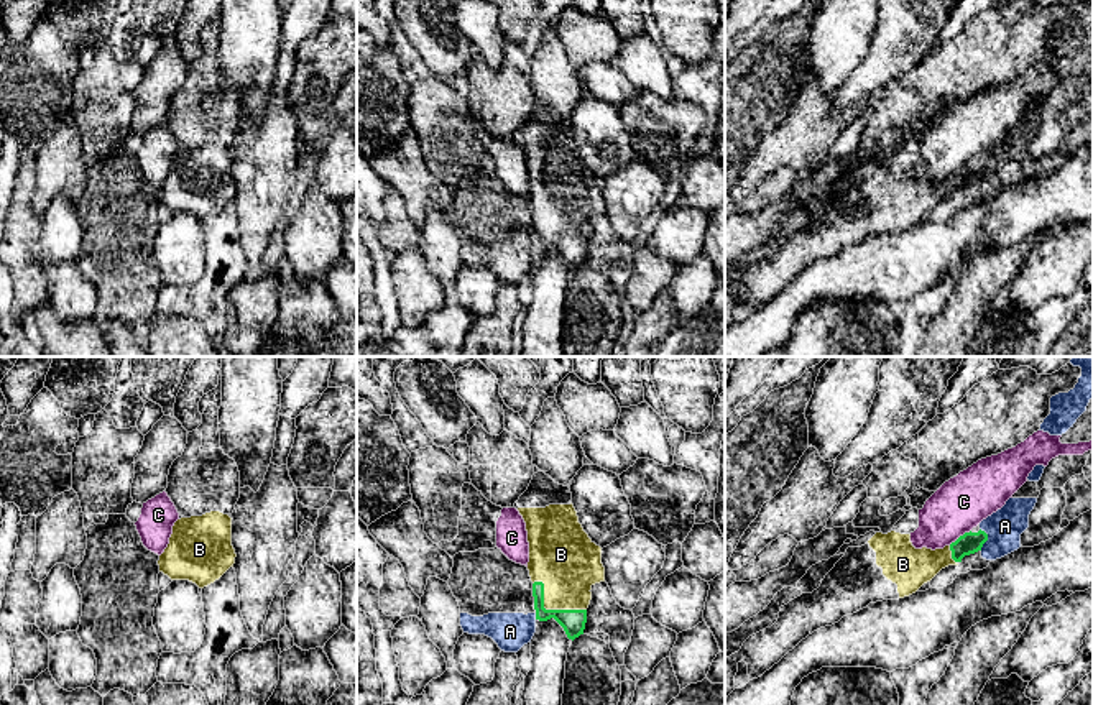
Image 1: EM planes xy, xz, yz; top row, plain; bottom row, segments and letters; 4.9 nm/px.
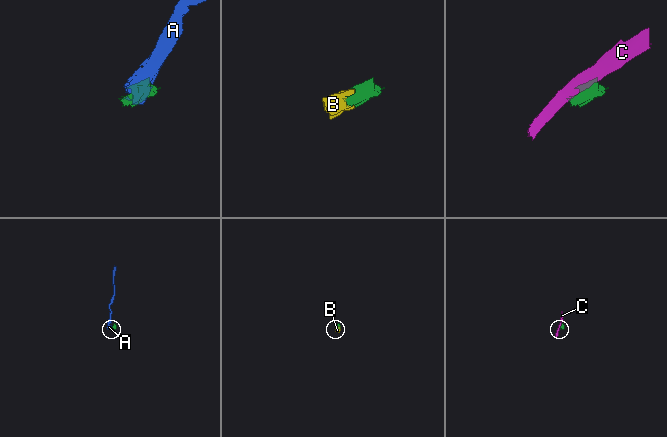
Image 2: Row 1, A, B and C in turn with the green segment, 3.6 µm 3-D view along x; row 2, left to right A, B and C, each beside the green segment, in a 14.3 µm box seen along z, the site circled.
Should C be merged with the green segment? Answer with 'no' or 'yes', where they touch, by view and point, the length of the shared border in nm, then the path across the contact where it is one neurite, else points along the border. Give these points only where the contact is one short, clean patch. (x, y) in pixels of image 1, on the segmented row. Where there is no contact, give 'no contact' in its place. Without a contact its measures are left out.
no | yz (960, 536) | 130 nm

